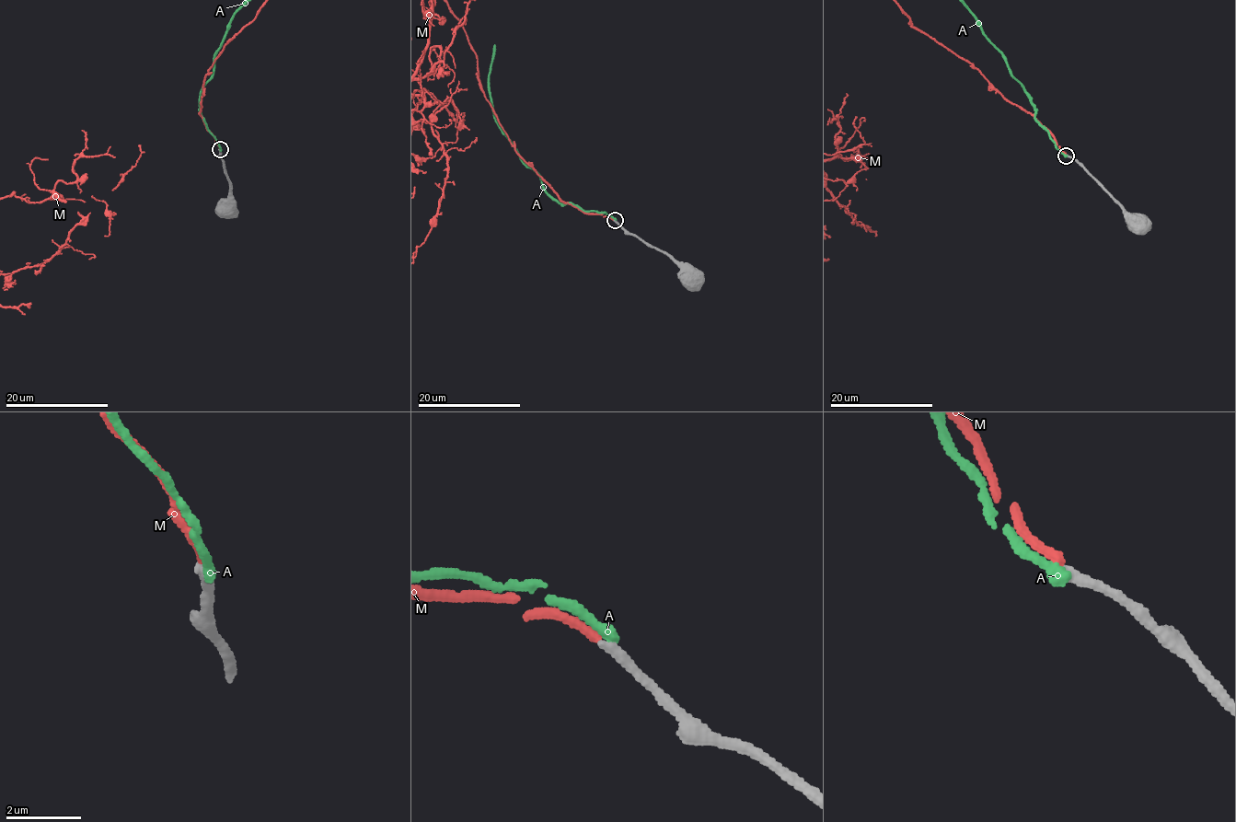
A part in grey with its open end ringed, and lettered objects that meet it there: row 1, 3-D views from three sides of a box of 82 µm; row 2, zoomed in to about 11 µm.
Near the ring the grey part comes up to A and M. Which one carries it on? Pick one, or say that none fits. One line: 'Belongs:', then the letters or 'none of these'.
Belongs: A

